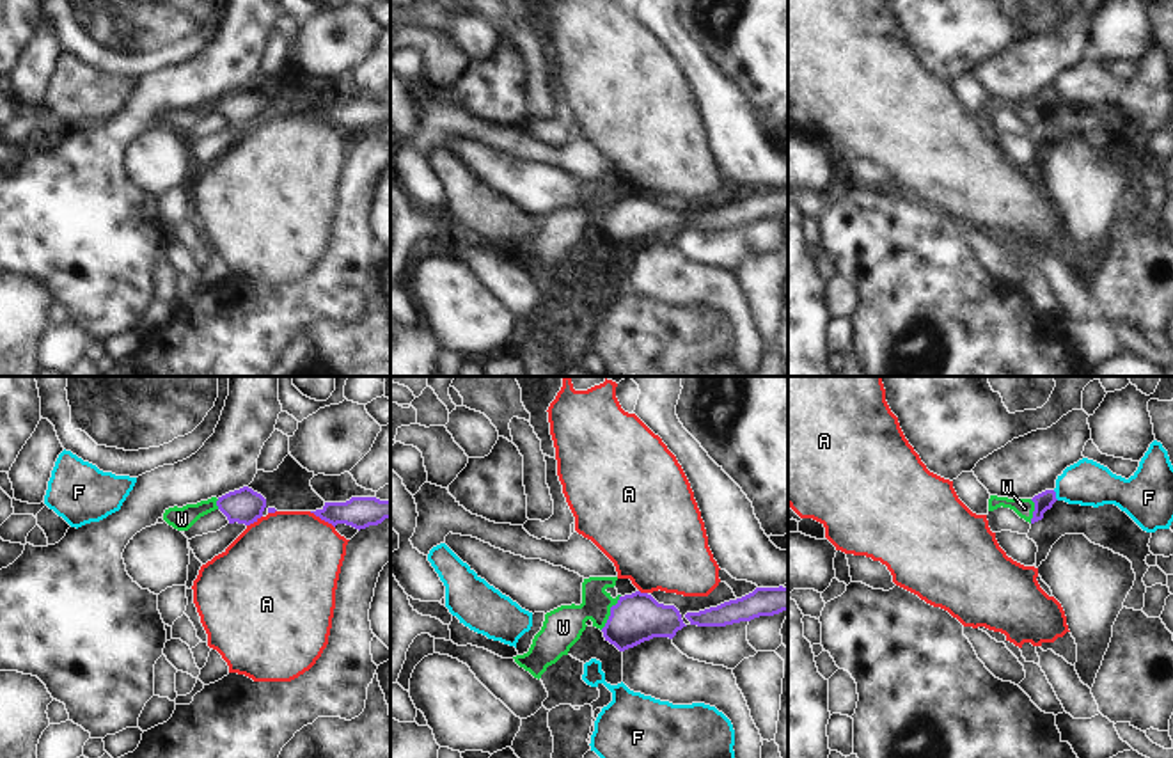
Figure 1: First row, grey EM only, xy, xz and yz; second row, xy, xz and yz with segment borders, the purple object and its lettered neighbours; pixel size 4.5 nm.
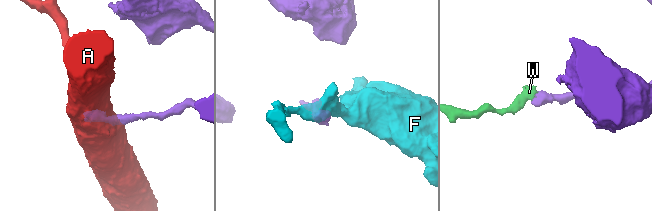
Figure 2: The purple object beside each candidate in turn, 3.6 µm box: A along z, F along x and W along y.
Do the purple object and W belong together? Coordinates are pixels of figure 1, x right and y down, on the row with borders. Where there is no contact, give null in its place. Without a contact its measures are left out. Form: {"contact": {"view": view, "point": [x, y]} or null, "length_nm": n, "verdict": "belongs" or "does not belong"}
{"contact": {"view": "xz", "point": [611, 613]}, "length_nm": 180, "verdict": "belongs"}

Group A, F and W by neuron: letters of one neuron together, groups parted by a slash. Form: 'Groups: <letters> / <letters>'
Groups: A / F / W

